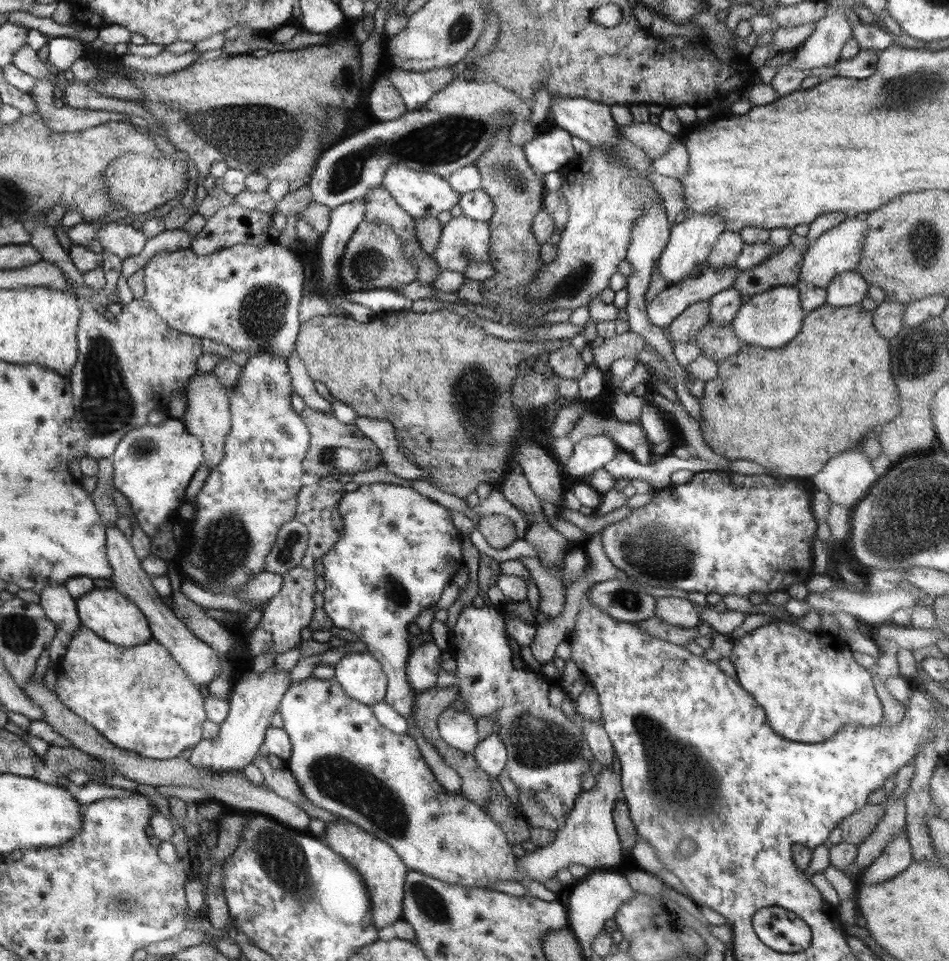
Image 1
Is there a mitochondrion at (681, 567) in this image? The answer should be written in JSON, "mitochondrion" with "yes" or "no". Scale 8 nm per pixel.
{"mitochondrion":"yes"}

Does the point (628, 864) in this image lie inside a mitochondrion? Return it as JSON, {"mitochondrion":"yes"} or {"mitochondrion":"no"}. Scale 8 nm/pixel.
{"mitochondrion":"no"}

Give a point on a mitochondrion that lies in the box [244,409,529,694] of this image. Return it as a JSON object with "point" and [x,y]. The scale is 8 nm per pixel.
{"point":[397,595]}

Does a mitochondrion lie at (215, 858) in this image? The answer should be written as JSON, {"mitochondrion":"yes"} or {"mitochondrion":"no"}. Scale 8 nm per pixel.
{"mitochondrion":"no"}

